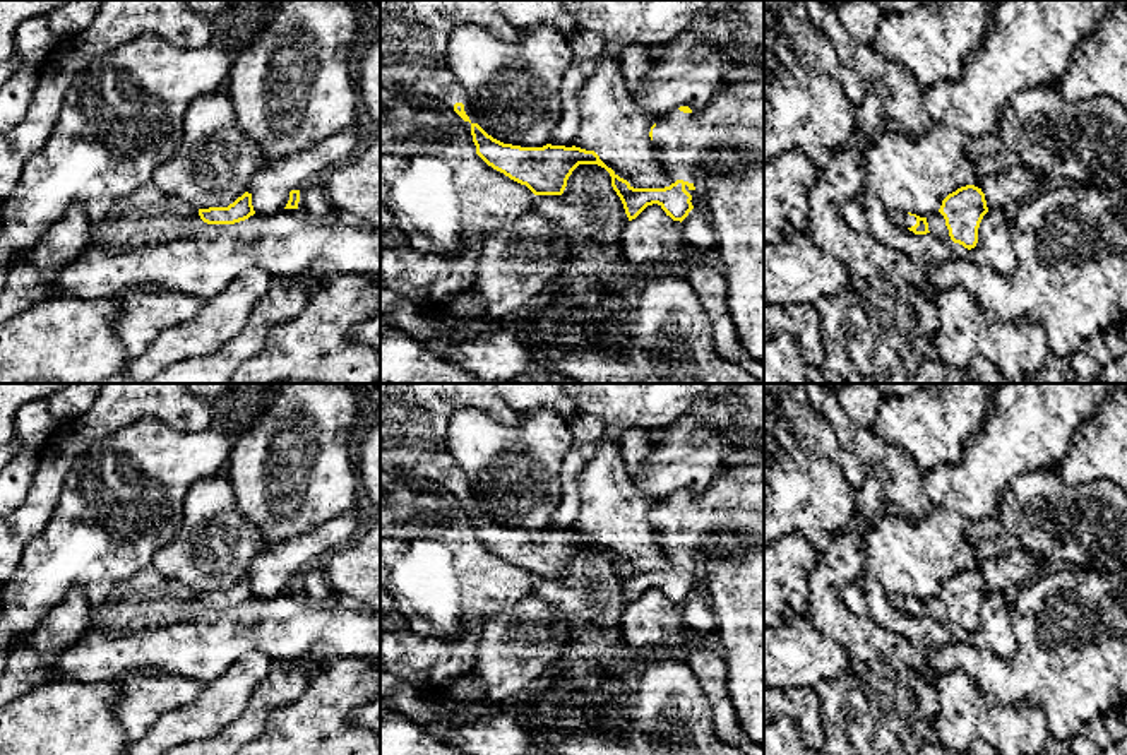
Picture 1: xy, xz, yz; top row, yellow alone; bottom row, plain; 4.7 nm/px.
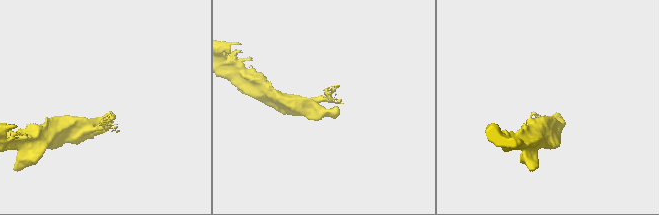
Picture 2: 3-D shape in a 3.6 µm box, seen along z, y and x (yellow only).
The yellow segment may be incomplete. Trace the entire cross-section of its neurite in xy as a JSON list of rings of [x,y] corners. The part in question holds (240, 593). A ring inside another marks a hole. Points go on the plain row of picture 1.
[[[245,575],[228,591],[199,592],[199,599],[207,608],[235,608],[253,599],[252,577]]]

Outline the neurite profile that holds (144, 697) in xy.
[[[130,671],[115,681],[120,690],[111,709],[122,722],[127,745],[147,734],[166,712],[194,702],[206,687],[188,678],[166,676],[156,671]]]

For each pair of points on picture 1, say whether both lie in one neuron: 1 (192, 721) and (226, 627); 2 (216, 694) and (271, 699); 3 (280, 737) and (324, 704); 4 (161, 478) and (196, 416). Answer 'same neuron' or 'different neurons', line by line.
1: different neurons
2: different neurons
3: same neuron
4: different neurons

